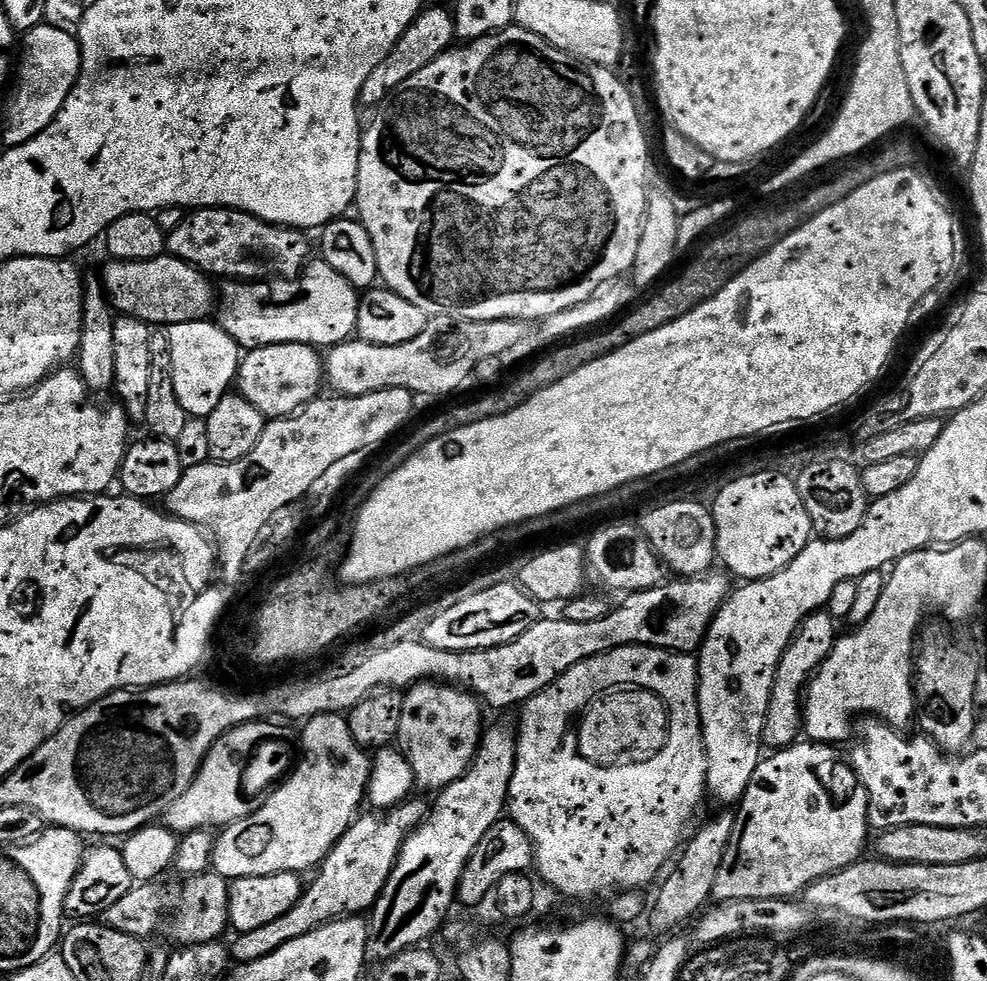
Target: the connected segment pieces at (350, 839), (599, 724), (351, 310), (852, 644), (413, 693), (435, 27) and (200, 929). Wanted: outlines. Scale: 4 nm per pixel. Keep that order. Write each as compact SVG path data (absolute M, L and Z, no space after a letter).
M409 798L397 808L389 808L381 811L376 816L361 815L346 830L346 834L330 850L330 854L319 865L316 877L305 887L303 894L298 898L298 902L282 918L274 918L267 926L258 926L258 930L239 933L234 939L234 944L230 946L230 954L237 965L258 962L258 958L266 958L266 954L274 954L286 942L294 942L294 938L302 938L302 934L310 934L314 930L321 928L323 924L328 924L332 920L342 920L346 916L359 916L375 908L376 900L382 894L386 882L396 865L398 854L402 850L404 841L424 823L426 815L426 804L417 798Z
M632 686L627 690L613 690L603 693L597 696L579 717L578 747L580 756L595 764L616 766L625 758L631 757L628 756L631 752L640 752L636 754L660 752L664 748L664 743L668 741L668 721L668 710L664 706L664 701L652 692Z
M316 258L307 265L306 271L299 277L298 283L292 278L272 278L266 280L258 280L255 282L228 282L228 284L218 296L218 323L221 328L226 330L226 334L230 334L230 338L234 338L241 349L251 350L253 348L261 348L262 346L270 346L271 344L310 344L317 350L327 350L334 344L343 344L356 331L356 323L358 322L358 310L360 309L361 293L350 282L346 282L346 278L342 278L342 274L338 274L338 270L334 270L323 258Z
M896 566L891 569L891 572L885 579L882 598L878 598L878 606L874 614L870 614L870 618L866 618L866 622L853 631L856 632L853 636L841 635L837 639L830 658L822 662L822 666L808 681L806 695L802 700L804 710L802 732L809 741L836 746L839 740L844 740L847 736L849 739L853 735L854 721L861 714L879 718L897 730L907 729L906 726L911 720L913 723L916 716L916 689L914 687L914 647L912 648L912 643L915 640L917 643L918 632L915 630L921 627L922 621L918 618L904 616L904 608L908 608L908 604L904 604L902 570Z
M443 682L414 684L403 693L403 697L402 726L398 726L398 747L410 762L410 770L416 779L415 787L429 788L432 794L439 793L441 788L450 786L468 773L468 767L472 765L472 759L480 749L480 738L486 727L485 709L471 691Z
M425 7L424 11L418 14L418 18L414 18L414 22L410 22L406 34L402 34L402 38L398 38L394 50L390 50L390 54L386 54L386 58L382 58L382 63L370 74L370 78L366 78L366 86L362 86L360 91L361 105L377 107L383 104L393 92L398 91L402 82L406 82L406 78L414 78L414 74L418 74L418 70L430 66L430 62L434 62L434 58L438 58L453 47L455 40L456 21L453 13L449 9L447 12L444 8Z
M207 870L200 875L189 875L185 879L181 888L163 888L160 882L144 882L139 886L134 886L130 890L130 894L126 894L119 902L114 902L114 906L110 906L110 910L106 910L103 914L103 923L108 927L118 930L122 934L130 934L141 938L149 938L168 920L168 936L172 940L177 940L177 945L187 946L190 944L210 944L221 939L220 935L225 931L229 931L230 925L230 898L228 890L229 881L224 880L215 872Z

